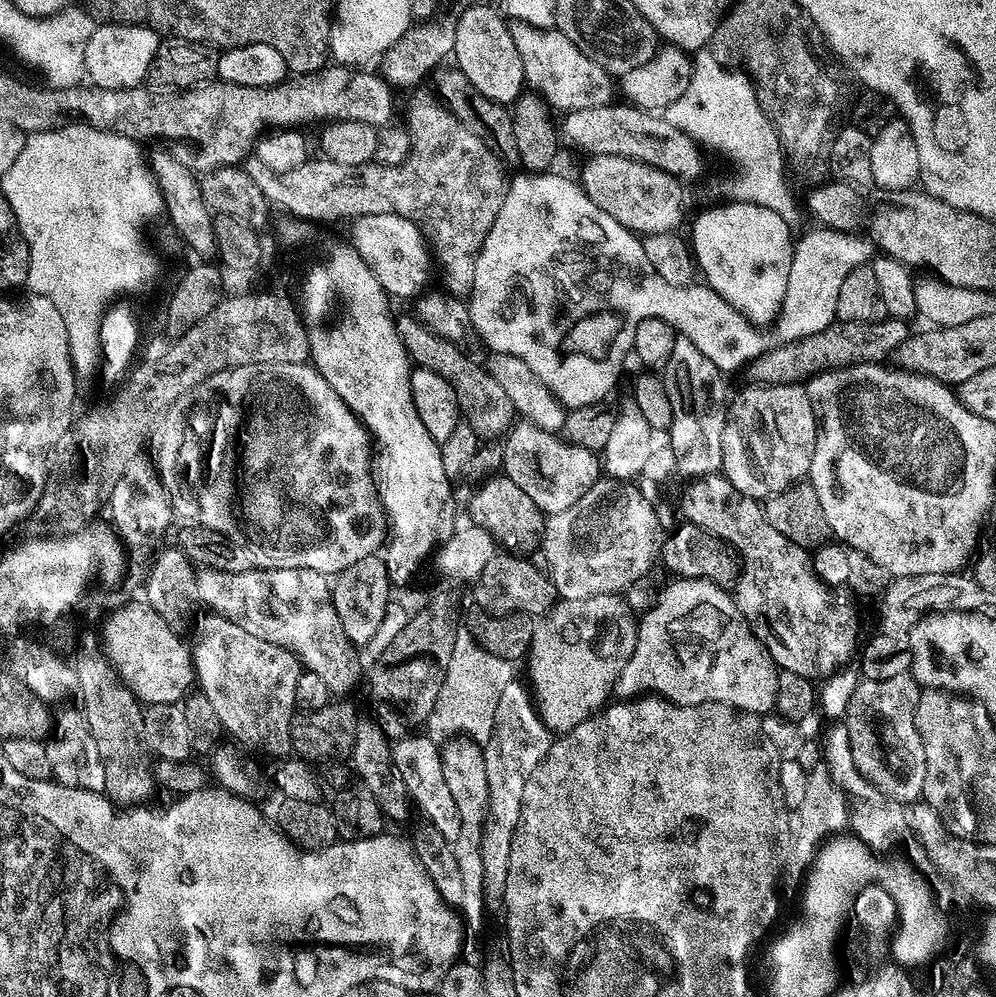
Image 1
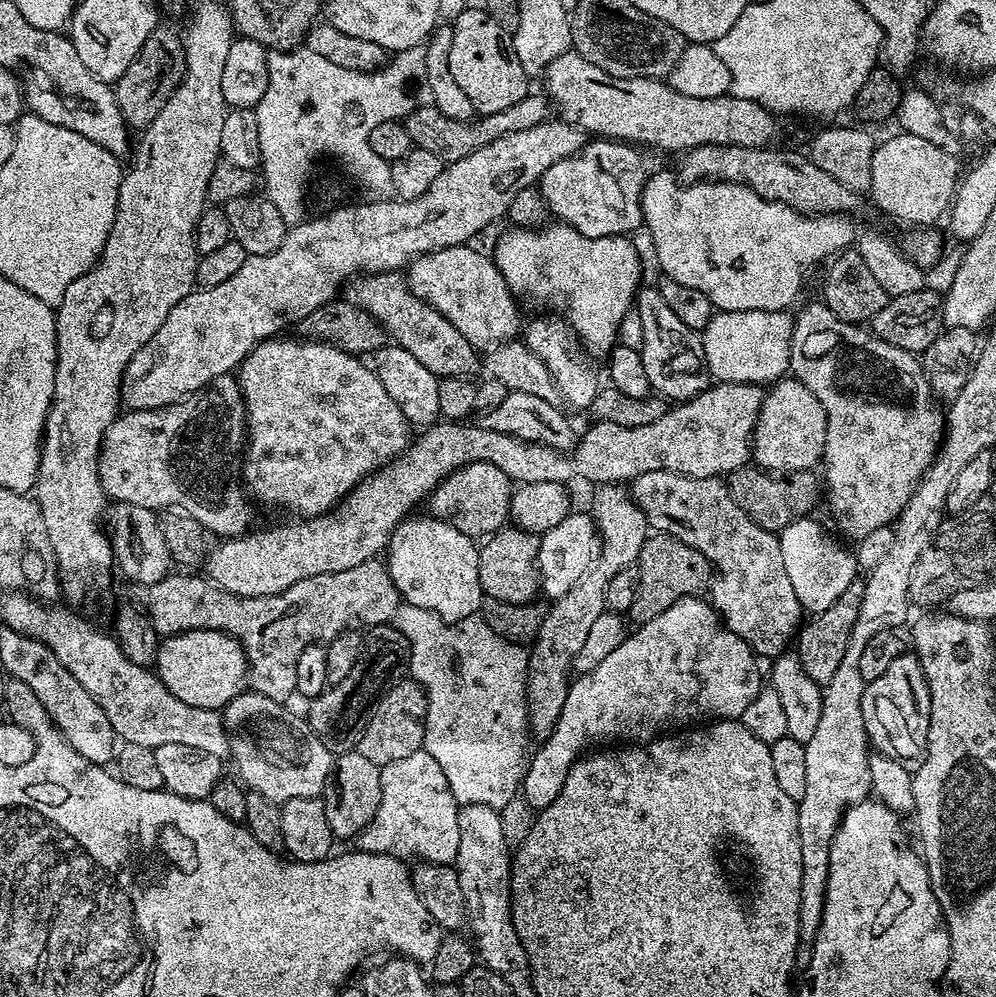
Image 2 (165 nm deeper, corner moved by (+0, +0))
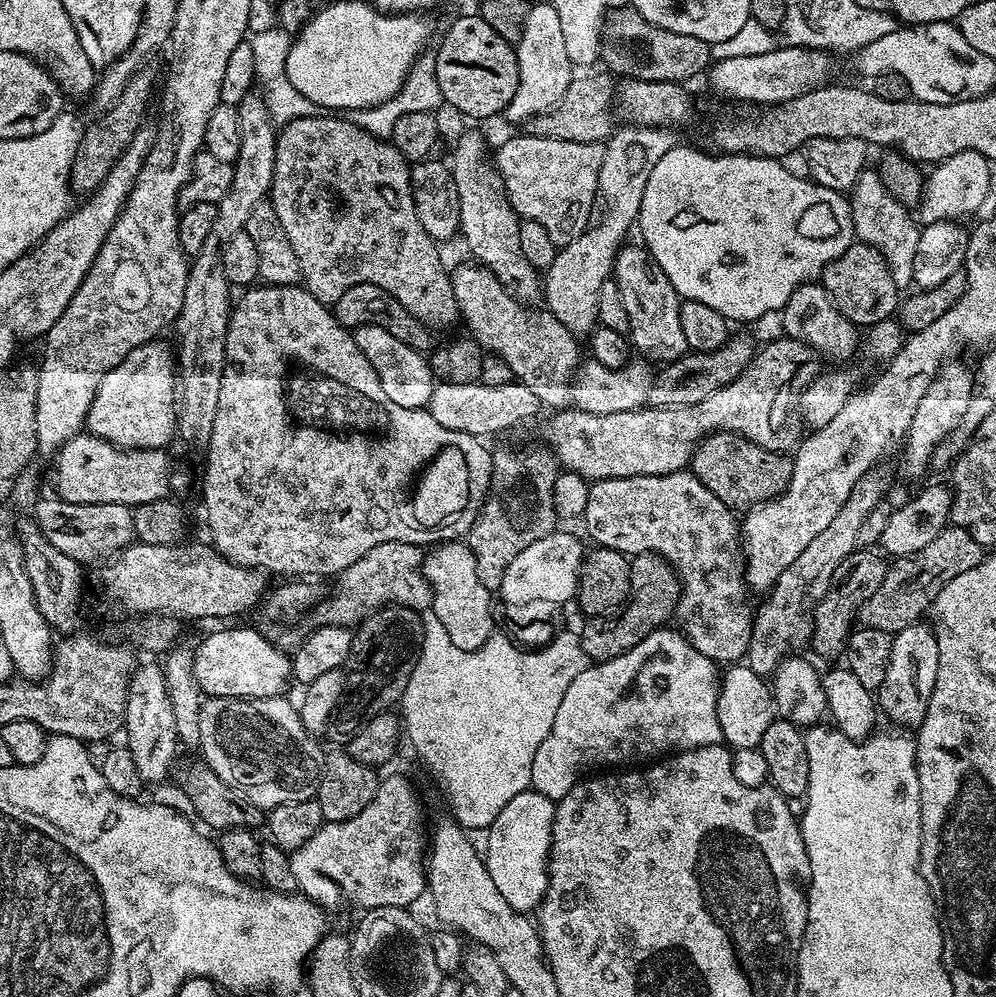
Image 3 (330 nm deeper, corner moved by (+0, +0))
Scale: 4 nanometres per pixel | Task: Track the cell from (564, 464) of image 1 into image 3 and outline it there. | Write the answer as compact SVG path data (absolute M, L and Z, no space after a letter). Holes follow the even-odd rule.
M477 382L474 384L441 384L437 383L432 390L432 397L427 411L446 430L458 430L471 436L489 438L495 432L504 432L523 420L528 420L542 405L530 386L519 382L502 385L500 388L488 388Z

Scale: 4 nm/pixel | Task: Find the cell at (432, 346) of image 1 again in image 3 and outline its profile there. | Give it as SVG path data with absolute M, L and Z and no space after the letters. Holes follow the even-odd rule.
M341 115L303 116L283 125L276 133L276 157L274 158L270 199L274 206L274 214L278 214L278 222L282 222L282 230L286 230L286 238L290 238L290 246L298 258L303 287L308 289L311 296L318 298L318 302L322 302L326 306L333 306L350 287L358 286L359 283L373 283L380 286L382 290L386 290L387 294L393 295L414 318L427 325L429 329L450 327L455 320L458 320L452 278L450 272L442 268L437 241L432 240L430 234L426 234L426 230L418 218L418 210L414 206L412 197L412 170L409 161L405 160L403 154L387 139L371 136L369 132L353 123L350 118L342 120L338 116Z

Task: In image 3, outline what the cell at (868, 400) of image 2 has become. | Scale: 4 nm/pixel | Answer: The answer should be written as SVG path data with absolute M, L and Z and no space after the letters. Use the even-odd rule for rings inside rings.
M813 282L804 284L786 302L786 306L779 313L778 319L784 327L783 335L789 340L802 342L806 347L811 348L817 357L824 360L833 360L833 365L840 366L852 355L858 352L858 336L856 340L857 325L854 325L845 318L834 306L829 298L828 291L823 283ZM846 360L846 361L843 361Z

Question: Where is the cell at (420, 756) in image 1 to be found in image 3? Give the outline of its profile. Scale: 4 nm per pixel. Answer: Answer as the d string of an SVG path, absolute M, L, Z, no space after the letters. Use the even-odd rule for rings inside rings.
M384 776L380 781L374 798L370 798L370 806L362 810L362 814L354 814L354 818L346 818L342 822L325 822L320 829L301 848L291 853L294 878L298 878L298 889L310 900L319 901L320 876L340 884L344 896L360 910L370 908L407 908L426 892L426 832L424 828L424 812L420 809L420 800L412 789L412 784L404 776Z

